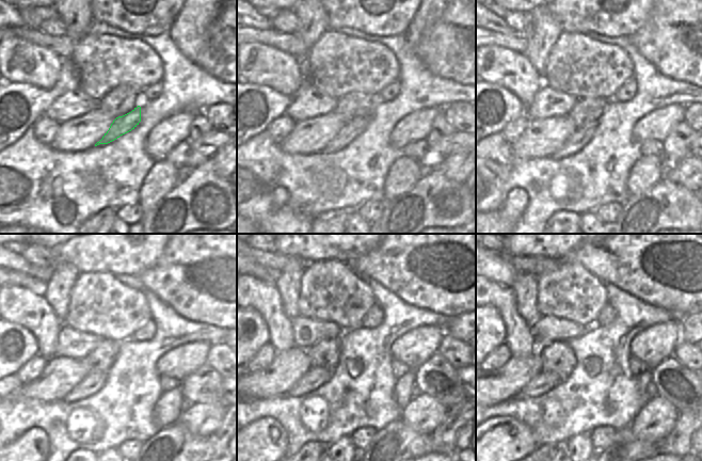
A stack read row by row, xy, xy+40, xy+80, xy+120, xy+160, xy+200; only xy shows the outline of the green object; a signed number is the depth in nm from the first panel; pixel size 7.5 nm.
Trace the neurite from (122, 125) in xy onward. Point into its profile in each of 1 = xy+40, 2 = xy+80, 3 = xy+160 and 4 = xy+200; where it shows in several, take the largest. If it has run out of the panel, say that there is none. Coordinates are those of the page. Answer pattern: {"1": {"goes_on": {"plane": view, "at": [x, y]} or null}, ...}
{"1": {"goes_on": {"plane": "xy+40", "at": [352, 129]}}, "2": {"goes_on": {"plane": "xy+80", "at": [580, 138]}}, "3": {"goes_on": {"plane": "xy+160", "at": [314, 378]}}, "4": {"goes_on": {"plane": "xy+200", "at": [544, 382]}}}

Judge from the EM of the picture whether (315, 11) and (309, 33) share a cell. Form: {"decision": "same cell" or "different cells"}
{"decision": "same cell"}

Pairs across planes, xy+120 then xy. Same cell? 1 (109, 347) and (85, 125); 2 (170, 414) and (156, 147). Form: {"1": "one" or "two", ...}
{"1": "two", "2": "two"}

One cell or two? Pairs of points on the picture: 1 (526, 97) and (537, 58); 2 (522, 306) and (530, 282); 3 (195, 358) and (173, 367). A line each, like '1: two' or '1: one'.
1: two
2: one
3: one

